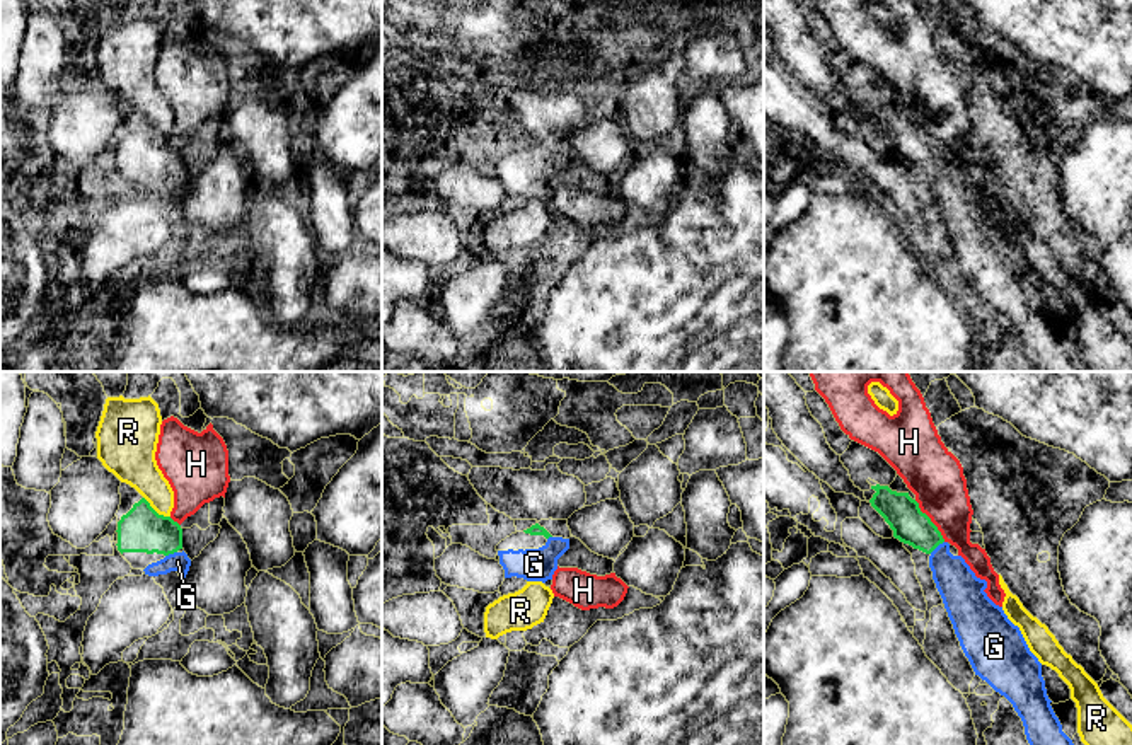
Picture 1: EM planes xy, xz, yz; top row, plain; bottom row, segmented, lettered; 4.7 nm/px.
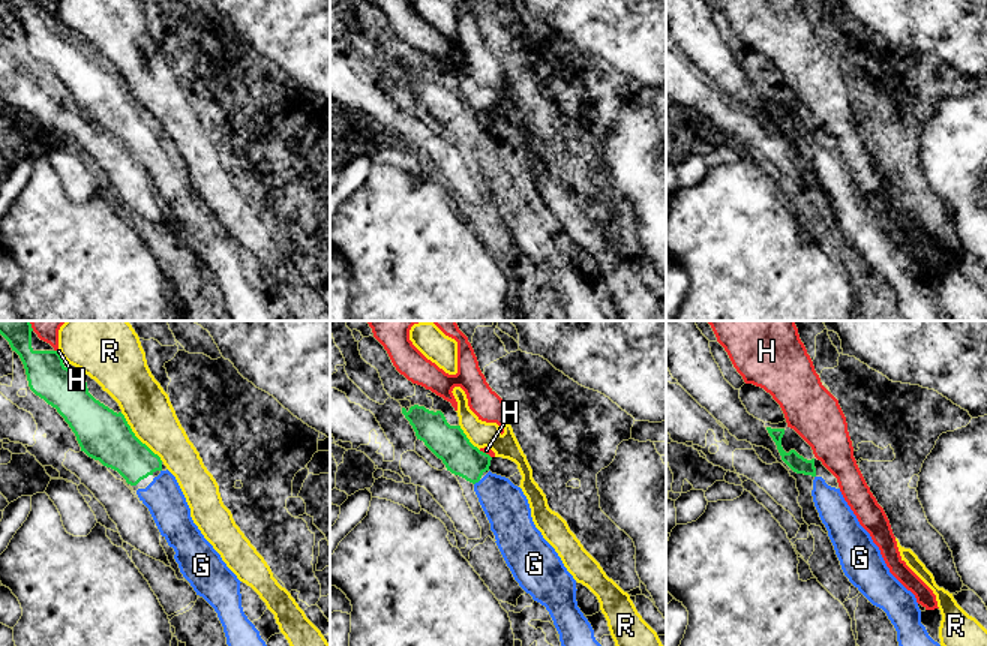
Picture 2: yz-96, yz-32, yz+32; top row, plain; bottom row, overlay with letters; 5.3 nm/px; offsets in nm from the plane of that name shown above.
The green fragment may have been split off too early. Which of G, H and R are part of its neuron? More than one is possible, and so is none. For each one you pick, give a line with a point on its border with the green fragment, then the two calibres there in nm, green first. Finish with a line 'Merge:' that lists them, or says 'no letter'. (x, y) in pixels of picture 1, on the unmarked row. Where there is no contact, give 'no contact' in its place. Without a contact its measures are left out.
G: yz (936, 164) | 170/200 nm
Merge: G

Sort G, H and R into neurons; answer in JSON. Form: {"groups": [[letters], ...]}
{"groups": [["G"], ["H"], ["R"]]}

